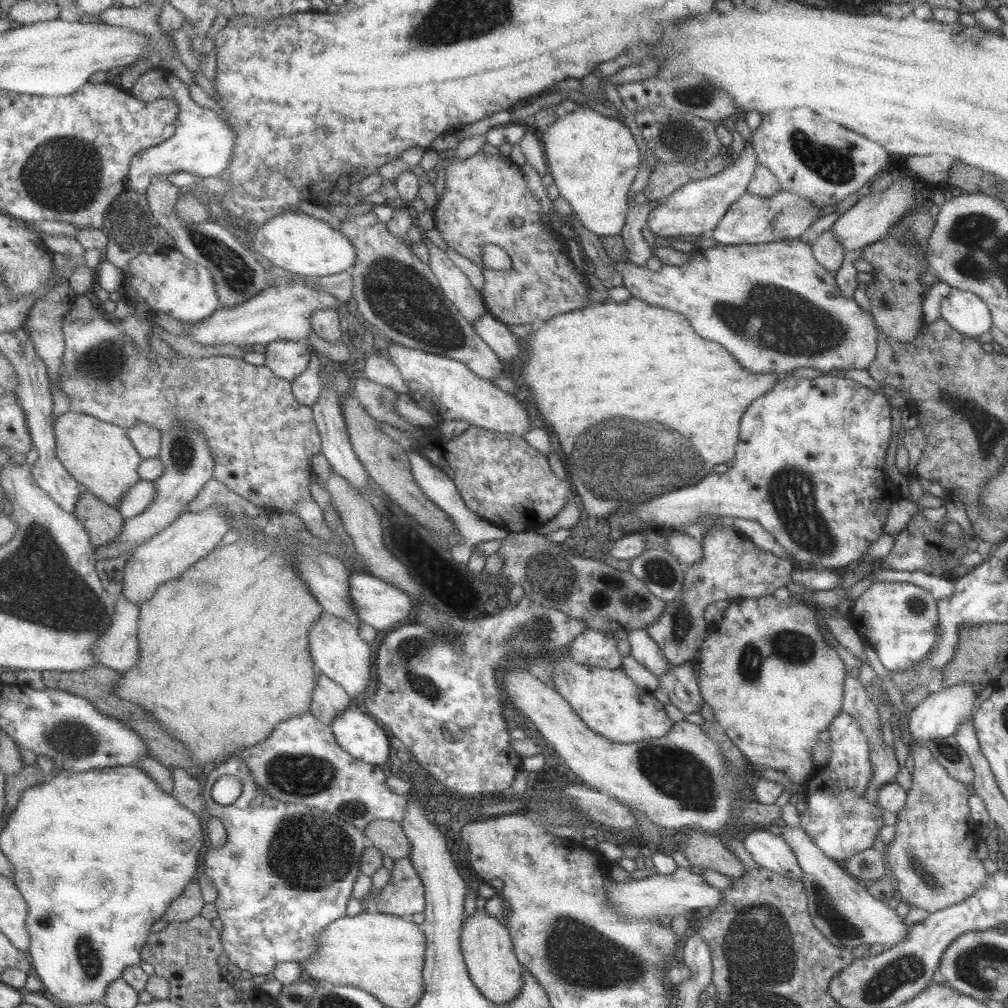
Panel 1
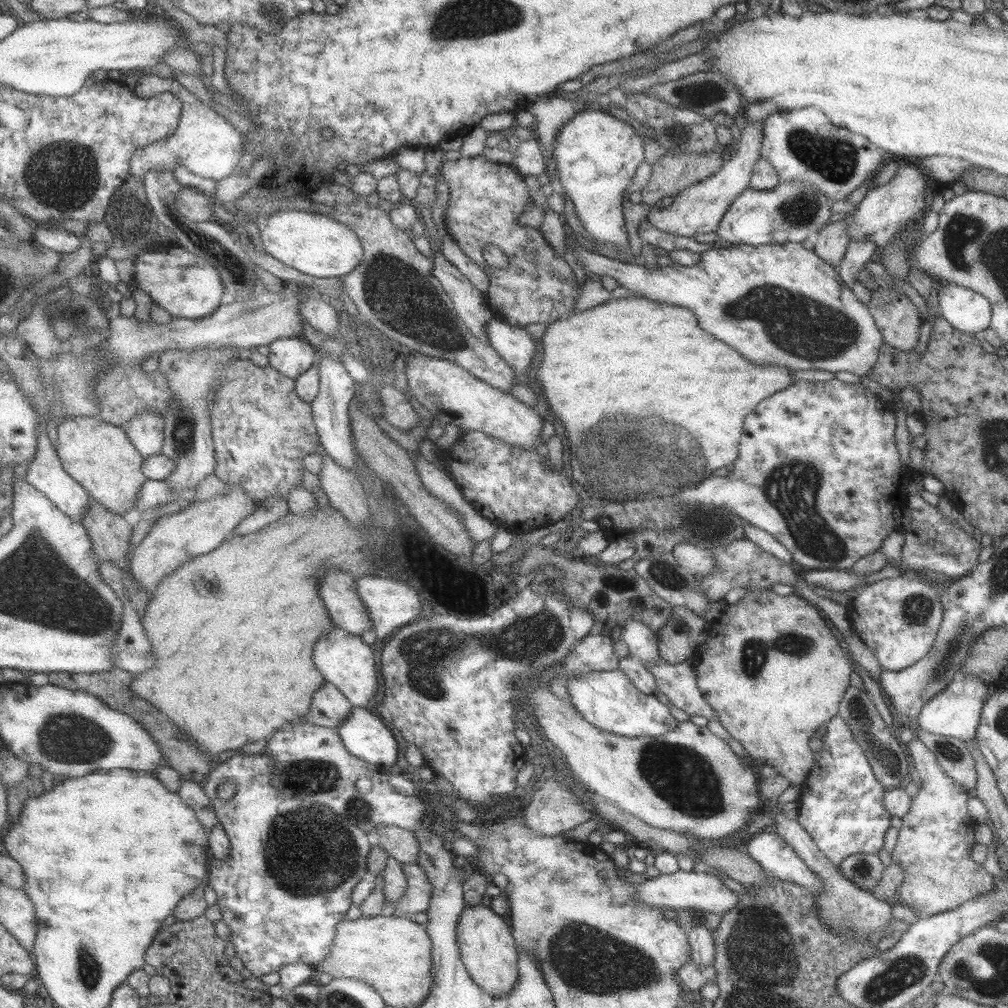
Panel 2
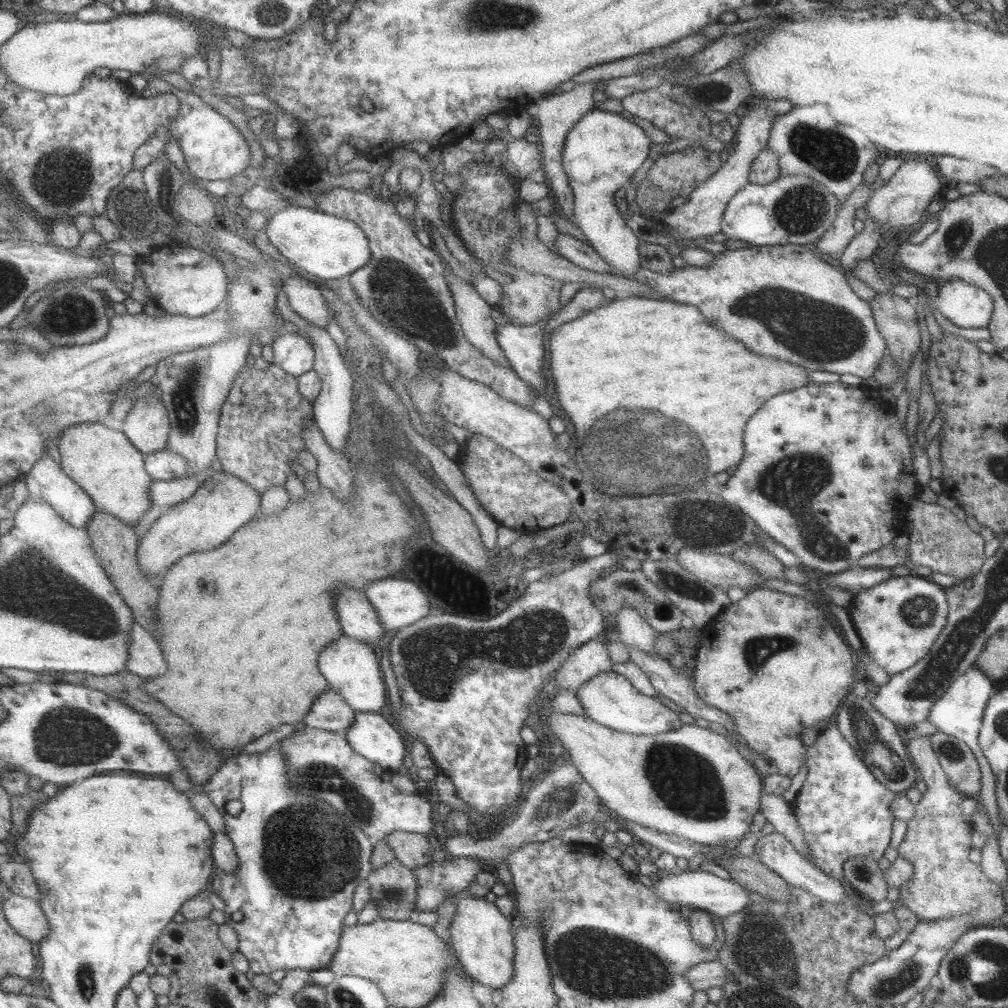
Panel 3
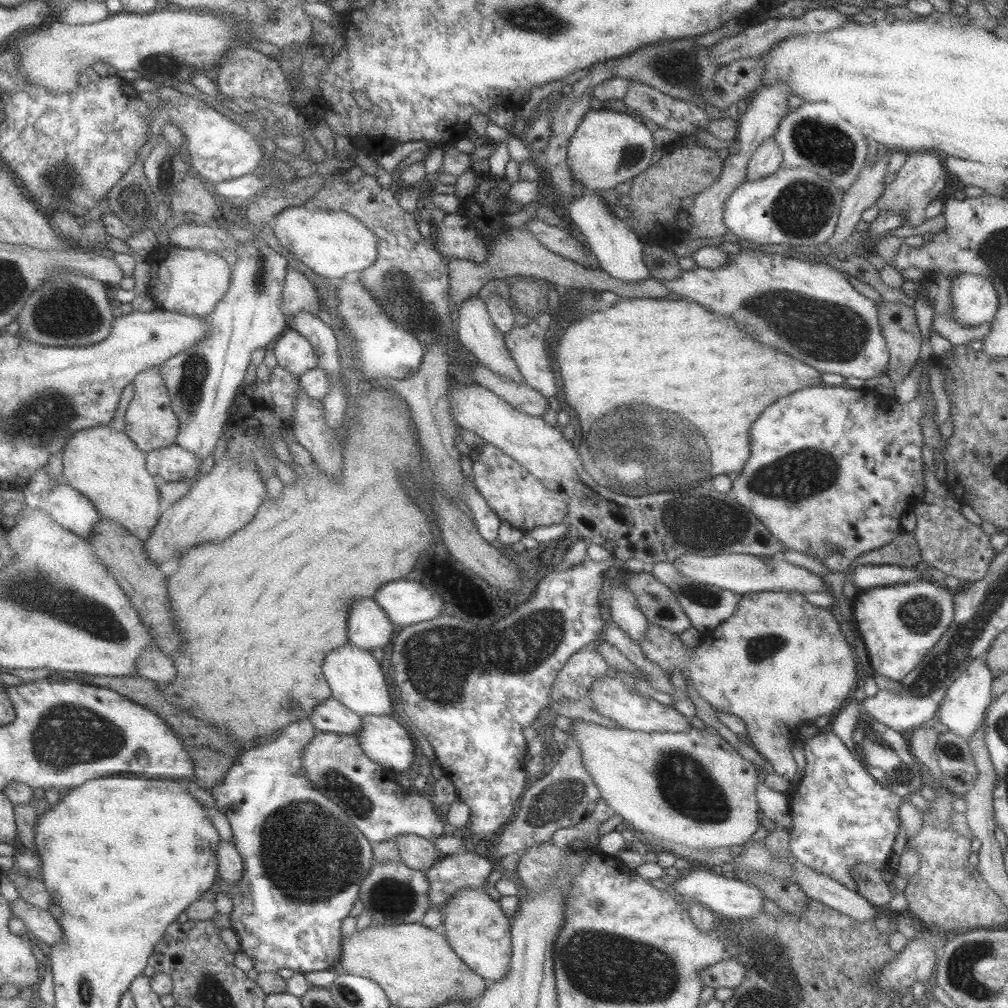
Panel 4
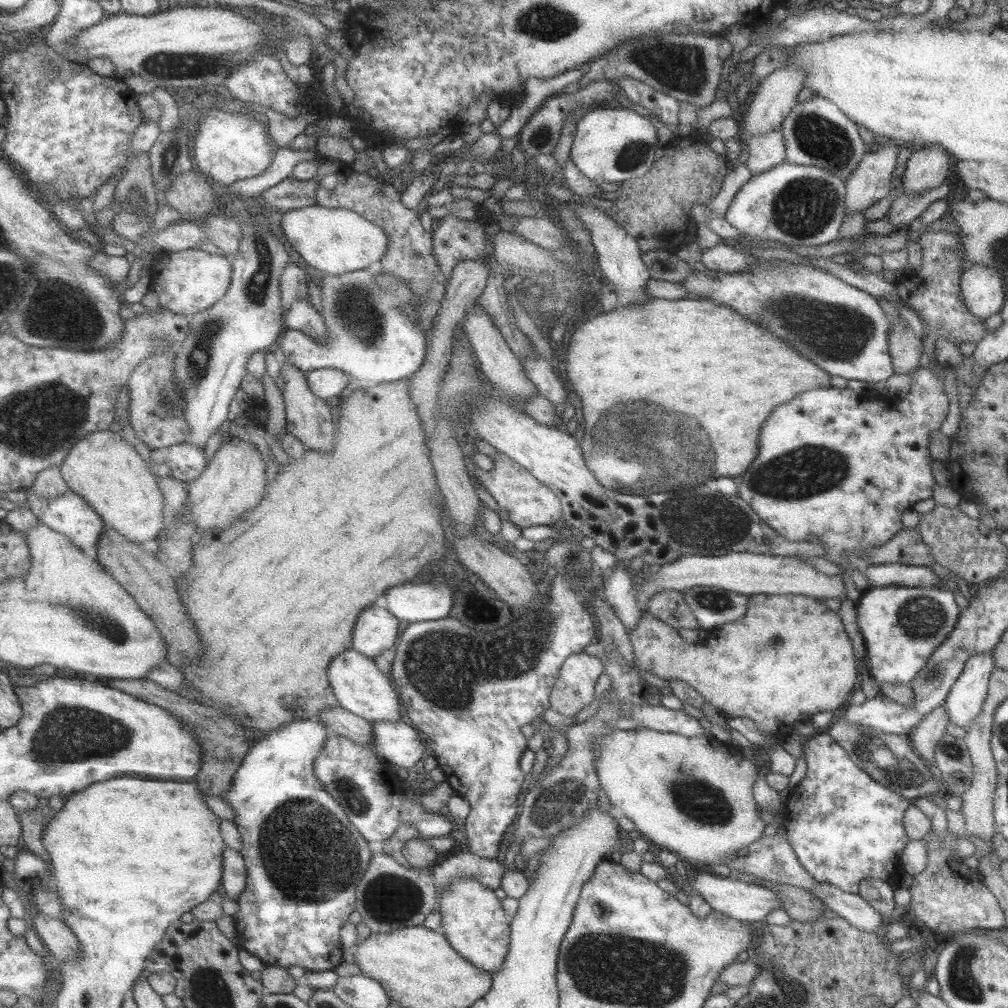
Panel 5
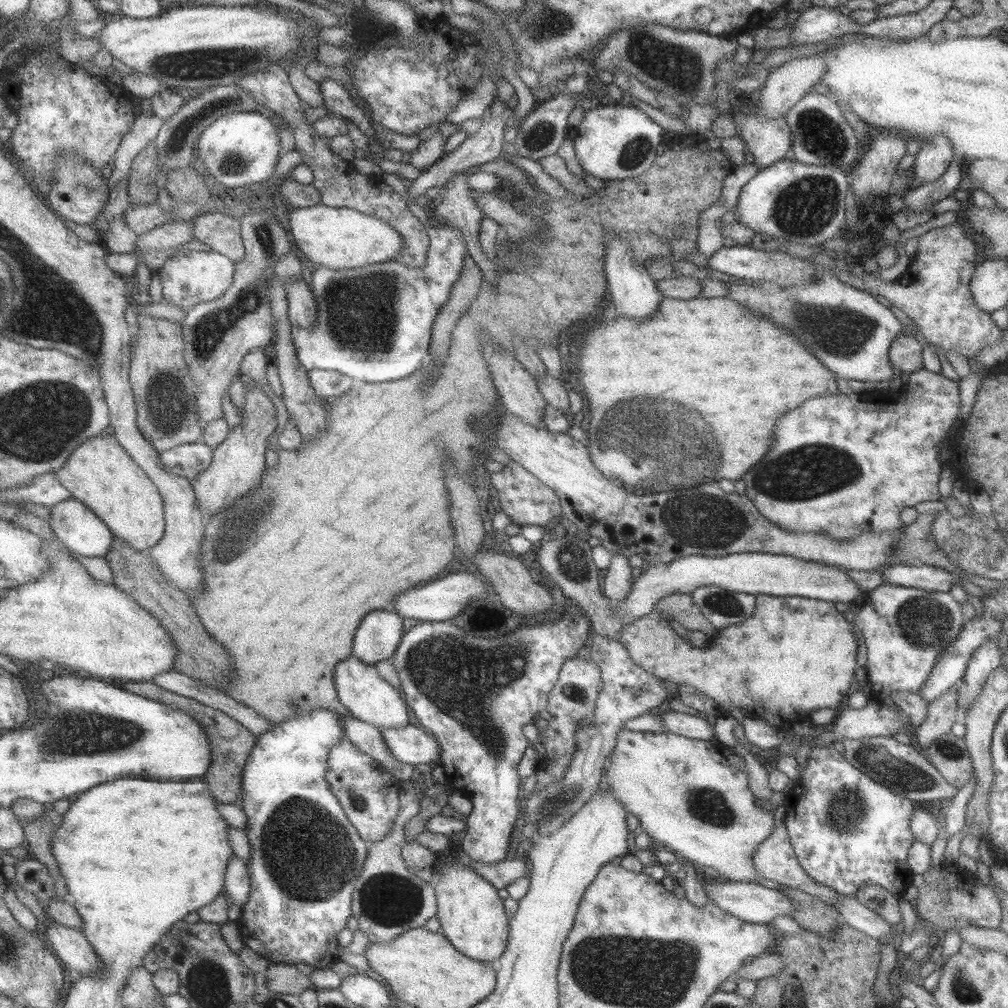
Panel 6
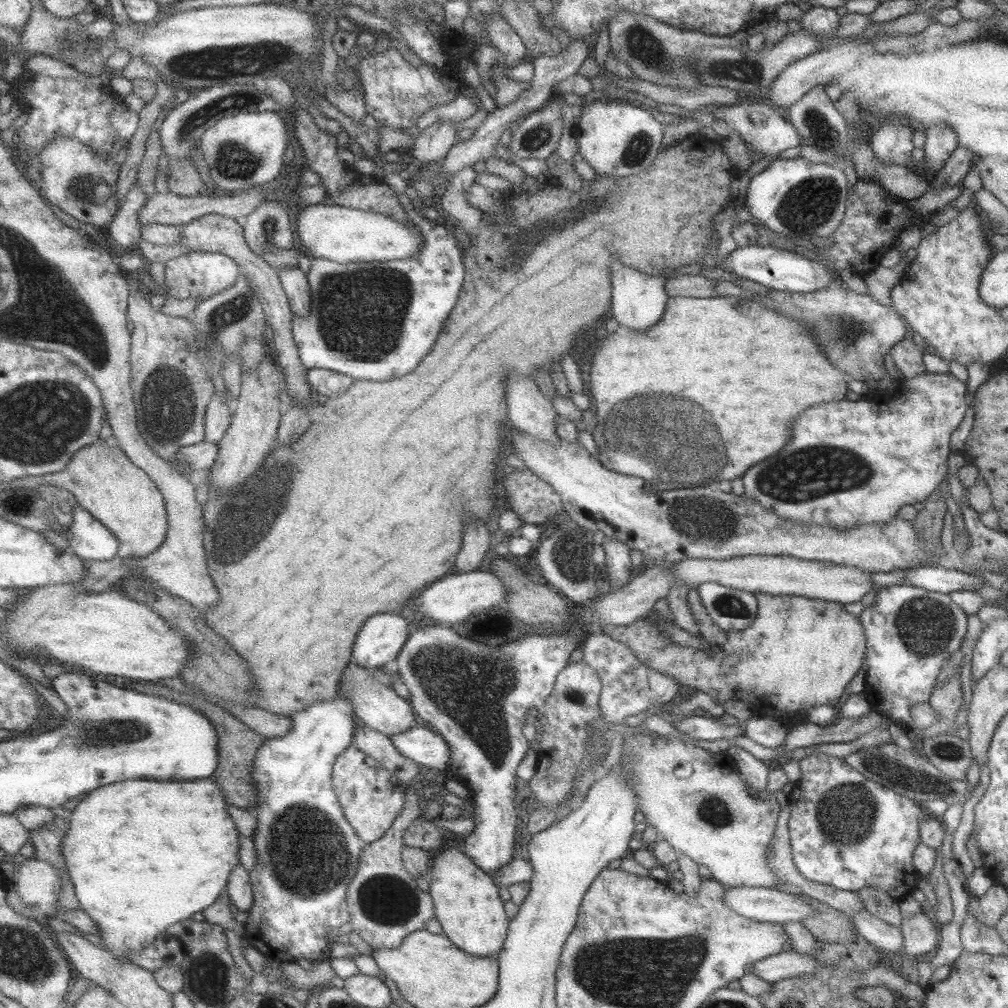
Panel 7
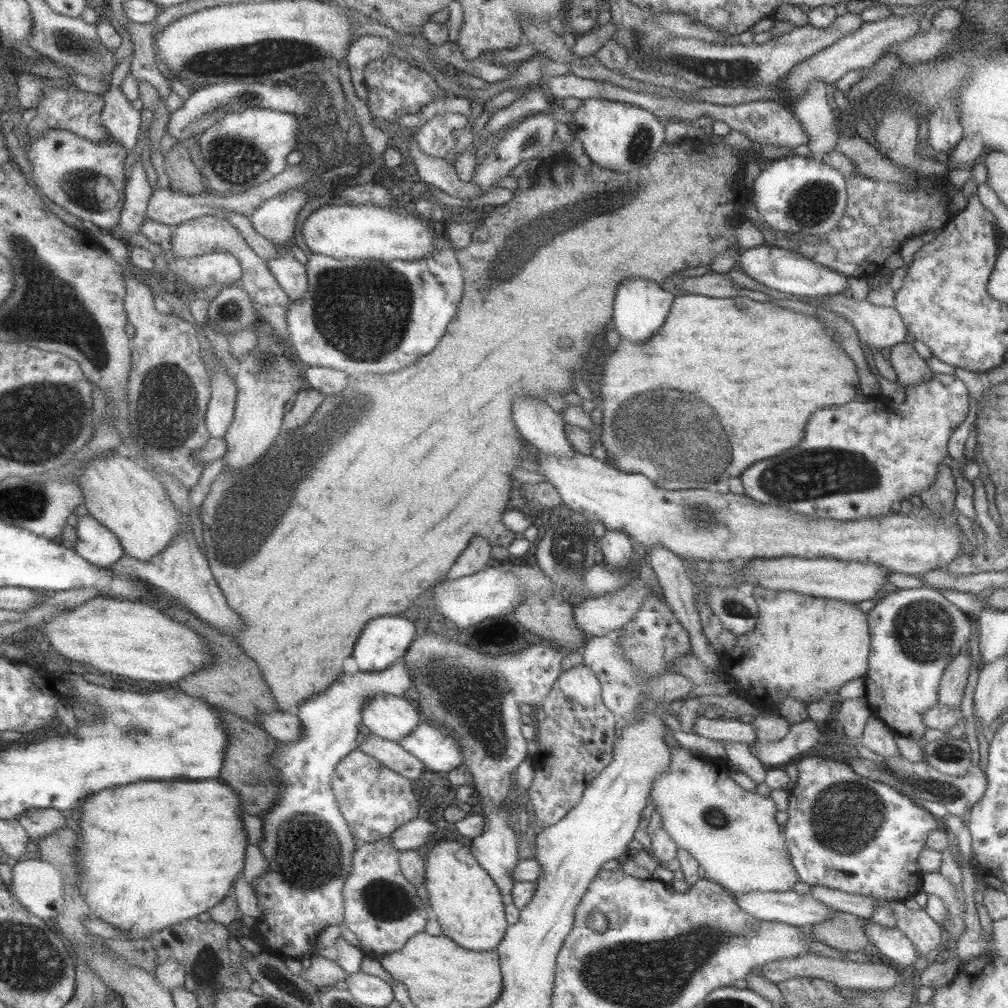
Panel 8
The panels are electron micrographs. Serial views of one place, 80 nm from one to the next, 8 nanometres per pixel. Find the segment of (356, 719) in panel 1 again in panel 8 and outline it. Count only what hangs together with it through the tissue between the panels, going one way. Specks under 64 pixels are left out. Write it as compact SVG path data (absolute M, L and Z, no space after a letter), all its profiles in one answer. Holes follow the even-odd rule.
M423 720L417 730L400 743L430 770L448 774L463 765L460 744L451 734L428 720Z

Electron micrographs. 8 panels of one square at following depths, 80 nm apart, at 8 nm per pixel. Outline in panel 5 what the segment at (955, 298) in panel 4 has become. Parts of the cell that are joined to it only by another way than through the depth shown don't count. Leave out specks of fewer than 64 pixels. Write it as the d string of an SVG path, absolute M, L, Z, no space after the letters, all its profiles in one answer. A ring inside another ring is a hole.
M971 264L959 280L959 291L968 311L977 318L998 313L1003 306L1003 283L992 268Z

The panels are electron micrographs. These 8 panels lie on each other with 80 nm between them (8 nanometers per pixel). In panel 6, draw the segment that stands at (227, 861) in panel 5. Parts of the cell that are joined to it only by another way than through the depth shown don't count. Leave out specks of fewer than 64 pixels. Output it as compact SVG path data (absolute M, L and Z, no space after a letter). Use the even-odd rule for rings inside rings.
M233 855L229 861L226 872L225 894L233 905L243 908L252 891L252 880L248 863L237 855Z

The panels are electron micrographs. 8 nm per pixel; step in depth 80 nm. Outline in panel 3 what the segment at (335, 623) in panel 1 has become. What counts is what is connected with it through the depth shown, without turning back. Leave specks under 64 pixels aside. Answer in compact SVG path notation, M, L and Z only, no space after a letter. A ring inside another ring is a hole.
M343 634L339 640L331 643L323 652L321 652L319 668L324 673L325 678L328 680L331 689L335 692L339 692L345 702L349 706L353 707L359 712L381 712L381 708L385 704L389 703L389 696L387 700L387 686L385 686L385 680L383 680L383 670L381 670L381 664L379 664L379 658L375 656L374 648L369 646L370 643L360 642L359 640L353 640L351 636Z

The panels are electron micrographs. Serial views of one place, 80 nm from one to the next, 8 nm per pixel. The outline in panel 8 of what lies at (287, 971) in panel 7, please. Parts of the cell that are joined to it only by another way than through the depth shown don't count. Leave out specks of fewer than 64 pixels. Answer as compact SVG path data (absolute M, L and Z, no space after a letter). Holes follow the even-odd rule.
M312 955L312 965L302 972L302 977L309 984L326 989L337 984L337 982L345 981L349 976L347 971L337 964L337 961L329 960L329 958L319 955Z

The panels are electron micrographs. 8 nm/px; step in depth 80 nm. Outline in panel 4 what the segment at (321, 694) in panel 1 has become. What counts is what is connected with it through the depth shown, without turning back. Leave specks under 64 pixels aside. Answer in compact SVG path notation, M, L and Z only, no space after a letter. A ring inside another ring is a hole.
M334 697L319 704L309 719L315 728L323 732L349 733L358 736L363 726L362 716Z

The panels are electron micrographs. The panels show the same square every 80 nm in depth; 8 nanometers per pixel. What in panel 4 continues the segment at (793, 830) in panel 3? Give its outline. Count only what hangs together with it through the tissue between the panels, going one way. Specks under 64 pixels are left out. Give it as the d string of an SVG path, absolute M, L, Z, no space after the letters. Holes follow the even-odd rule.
M762 781L756 786L756 799L758 808L765 816L772 820L777 827L792 830L792 818L789 812L789 799L784 793L777 793Z

